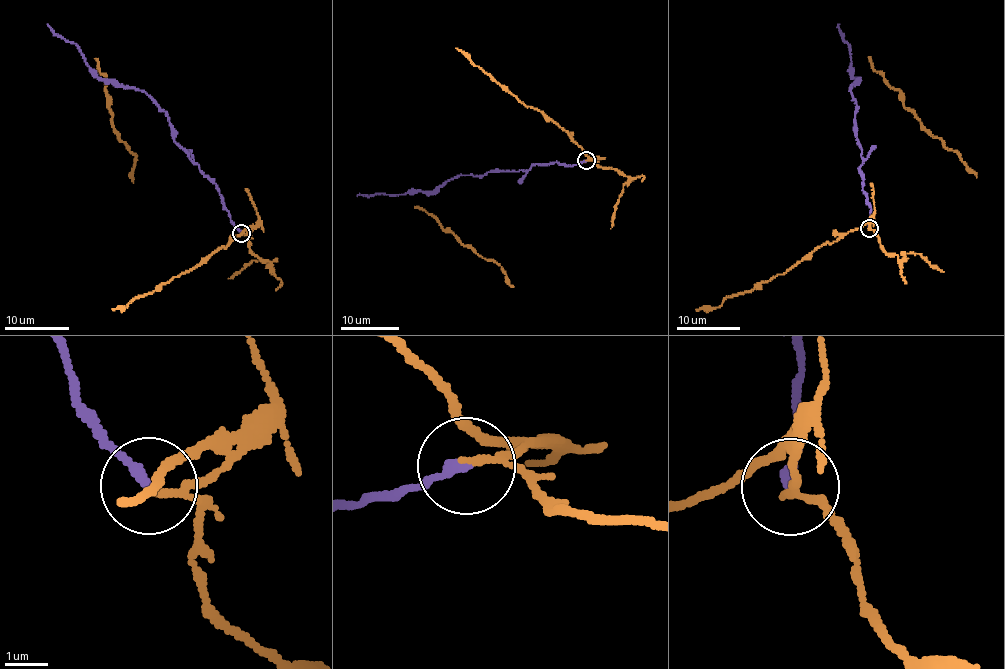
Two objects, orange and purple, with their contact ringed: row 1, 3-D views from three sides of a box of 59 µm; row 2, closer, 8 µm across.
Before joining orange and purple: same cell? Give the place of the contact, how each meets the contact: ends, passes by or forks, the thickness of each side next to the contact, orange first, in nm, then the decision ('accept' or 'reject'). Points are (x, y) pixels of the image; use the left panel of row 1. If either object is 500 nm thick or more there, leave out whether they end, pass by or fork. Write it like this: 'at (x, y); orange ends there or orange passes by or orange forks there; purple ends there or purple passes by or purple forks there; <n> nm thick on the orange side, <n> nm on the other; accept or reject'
at (241, 233); orange passes by; purple ends there; 120 nm thick on the orange side, 240 nm on the other; reject

